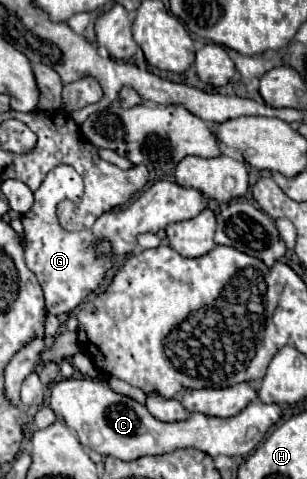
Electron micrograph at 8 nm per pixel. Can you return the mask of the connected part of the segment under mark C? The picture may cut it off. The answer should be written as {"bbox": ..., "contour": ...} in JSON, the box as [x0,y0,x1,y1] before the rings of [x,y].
{"bbox":[50,378,280,462],"contour":[[[70,378],[56,382],[50,394],[50,408],[66,422],[70,430],[76,432],[84,448],[126,462],[138,460],[142,456],[170,454],[180,448],[196,448],[210,456],[248,456],[264,438],[268,428],[280,418],[280,406],[254,400],[232,418],[216,418],[192,412],[186,420],[162,422],[156,420],[144,404],[114,392],[108,382],[98,378]]]}

